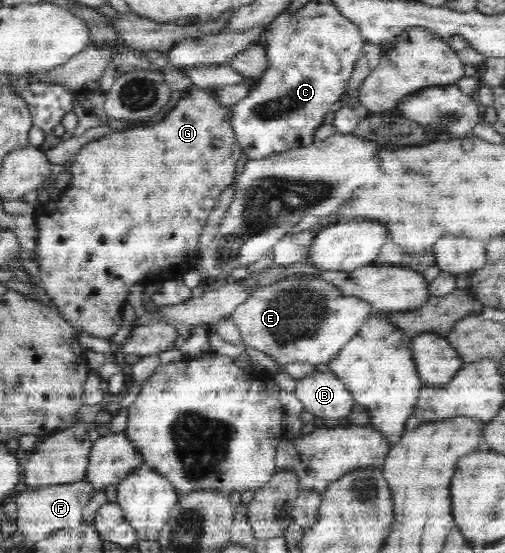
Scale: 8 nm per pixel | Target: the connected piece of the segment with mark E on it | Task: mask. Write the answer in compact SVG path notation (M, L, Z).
M294 274L253 291L229 315L240 332L243 343L270 356L278 364L306 361L317 365L329 363L358 333L366 318L374 311L372 304L361 297L346 295L339 285L326 281L321 275Z

